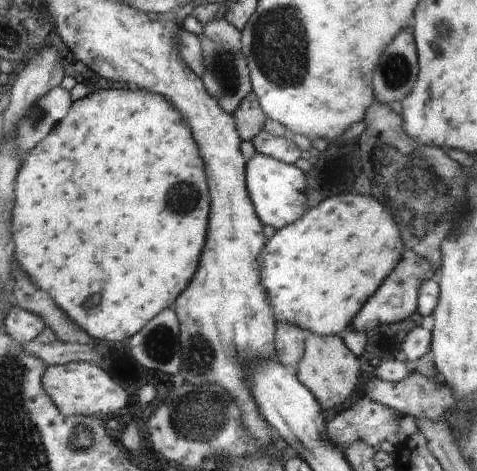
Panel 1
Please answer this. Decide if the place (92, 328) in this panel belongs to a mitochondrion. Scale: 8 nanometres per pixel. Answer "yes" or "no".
no

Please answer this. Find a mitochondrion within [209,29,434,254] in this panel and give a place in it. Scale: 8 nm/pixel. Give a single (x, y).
(396, 69)

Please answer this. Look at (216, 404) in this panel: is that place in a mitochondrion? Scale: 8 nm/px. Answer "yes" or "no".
yes

